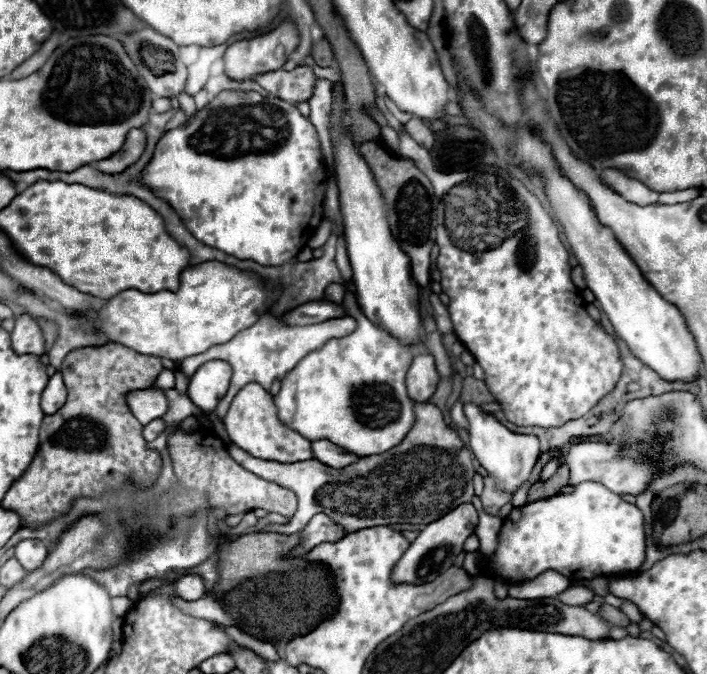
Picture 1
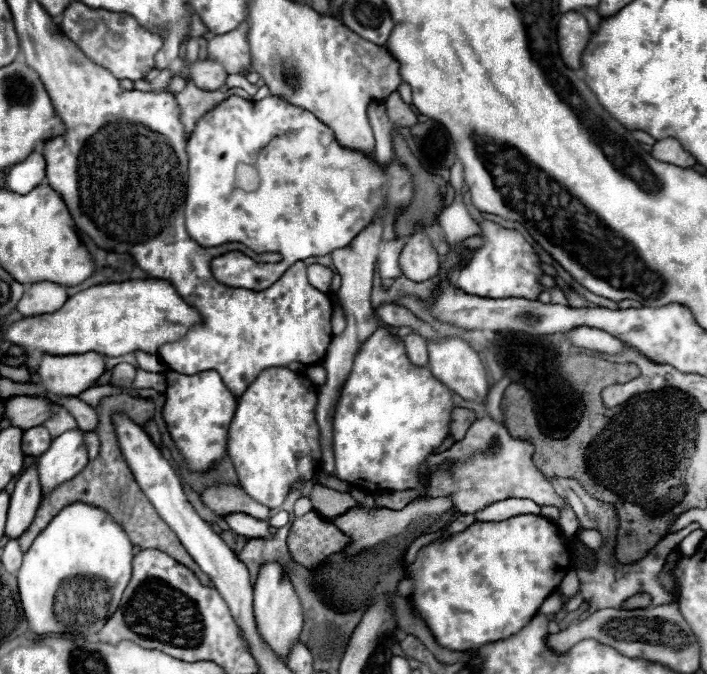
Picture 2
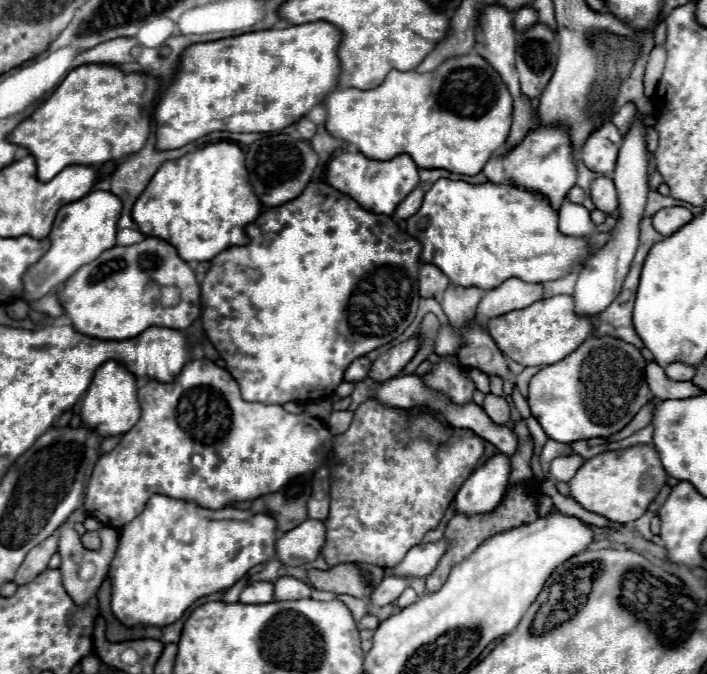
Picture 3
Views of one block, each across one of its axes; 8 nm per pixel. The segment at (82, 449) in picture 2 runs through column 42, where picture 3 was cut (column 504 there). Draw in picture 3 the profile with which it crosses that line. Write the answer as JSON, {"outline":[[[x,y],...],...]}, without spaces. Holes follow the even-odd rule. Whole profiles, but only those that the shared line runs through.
{"outline":[[[498,452],[488,458],[458,490],[454,498],[456,510],[466,514],[486,514],[494,510],[506,494],[510,472],[510,456]]]}

